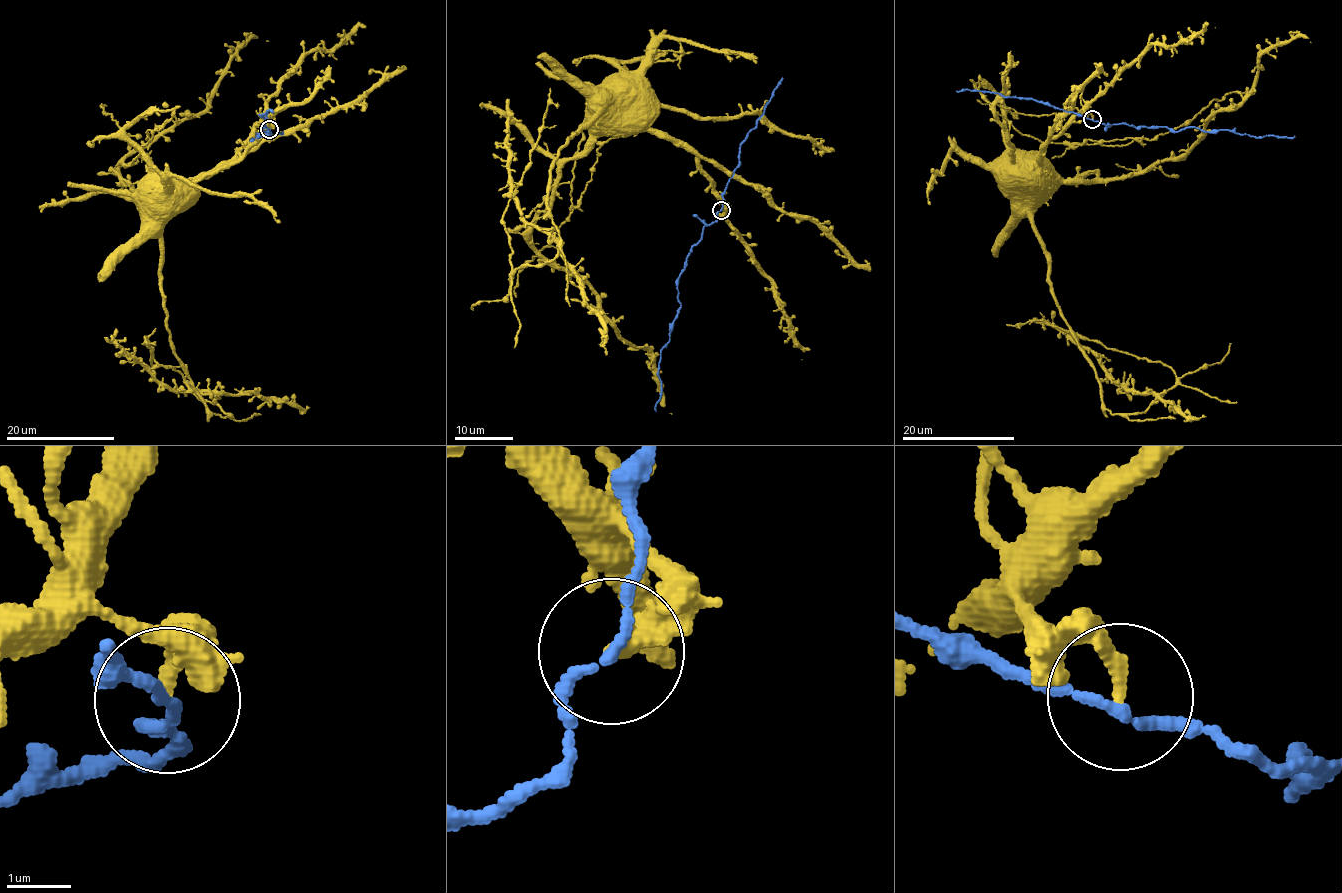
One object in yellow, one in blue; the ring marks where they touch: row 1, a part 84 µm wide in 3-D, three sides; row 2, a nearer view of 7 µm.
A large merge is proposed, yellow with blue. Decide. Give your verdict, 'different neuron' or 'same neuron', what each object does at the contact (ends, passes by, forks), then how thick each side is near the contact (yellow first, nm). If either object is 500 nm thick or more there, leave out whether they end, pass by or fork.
different neuron; yellow ends; blue passes by; calibres 220 and 150 nm

